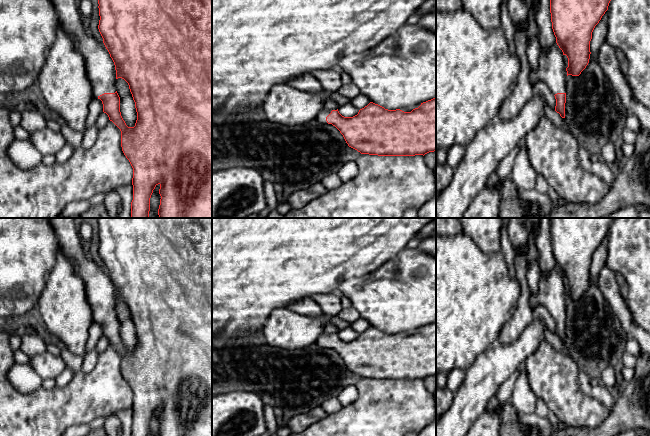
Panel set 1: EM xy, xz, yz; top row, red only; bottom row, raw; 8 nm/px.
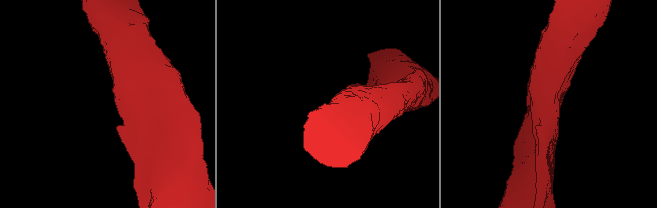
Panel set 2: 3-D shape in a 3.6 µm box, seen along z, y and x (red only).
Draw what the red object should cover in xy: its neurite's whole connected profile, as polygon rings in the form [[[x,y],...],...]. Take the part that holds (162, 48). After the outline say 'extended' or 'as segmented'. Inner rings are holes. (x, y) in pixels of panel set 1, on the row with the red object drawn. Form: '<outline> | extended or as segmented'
[[[52,0],[57,10],[63,30],[74,40],[76,50],[85,60],[86,75],[89,79],[93,96],[102,101],[103,112],[121,131],[121,147],[133,168],[133,200],[131,218],[150,218],[150,198],[159,184],[161,196],[158,209],[159,218],[212,218],[212,0],[98,0],[98,29],[103,42],[98,42],[84,31],[78,0]],[[124,79],[135,102],[137,120],[134,127],[128,127],[120,112],[120,97],[116,91],[116,80]]] | extended

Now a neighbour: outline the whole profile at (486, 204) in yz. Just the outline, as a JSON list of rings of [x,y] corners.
[[[487,186],[471,202],[464,218],[500,218],[500,192]]]

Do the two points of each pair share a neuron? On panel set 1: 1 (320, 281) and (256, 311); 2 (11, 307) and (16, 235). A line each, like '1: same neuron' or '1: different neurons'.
1: same neuron
2: same neuron

